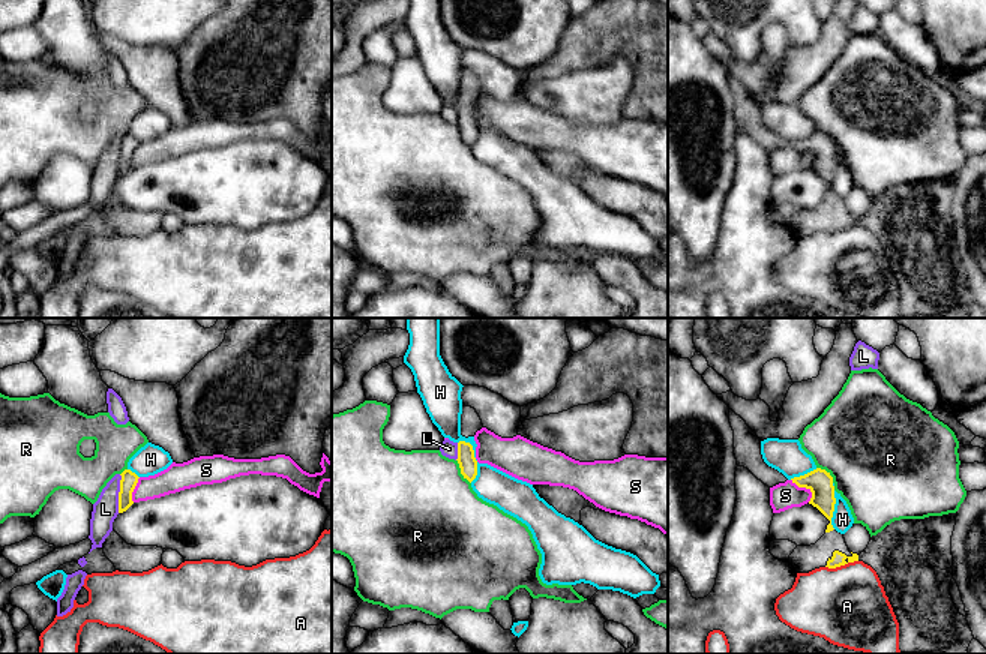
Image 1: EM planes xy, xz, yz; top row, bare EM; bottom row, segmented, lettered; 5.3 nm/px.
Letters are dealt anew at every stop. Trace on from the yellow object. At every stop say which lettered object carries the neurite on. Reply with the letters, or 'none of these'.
none of these

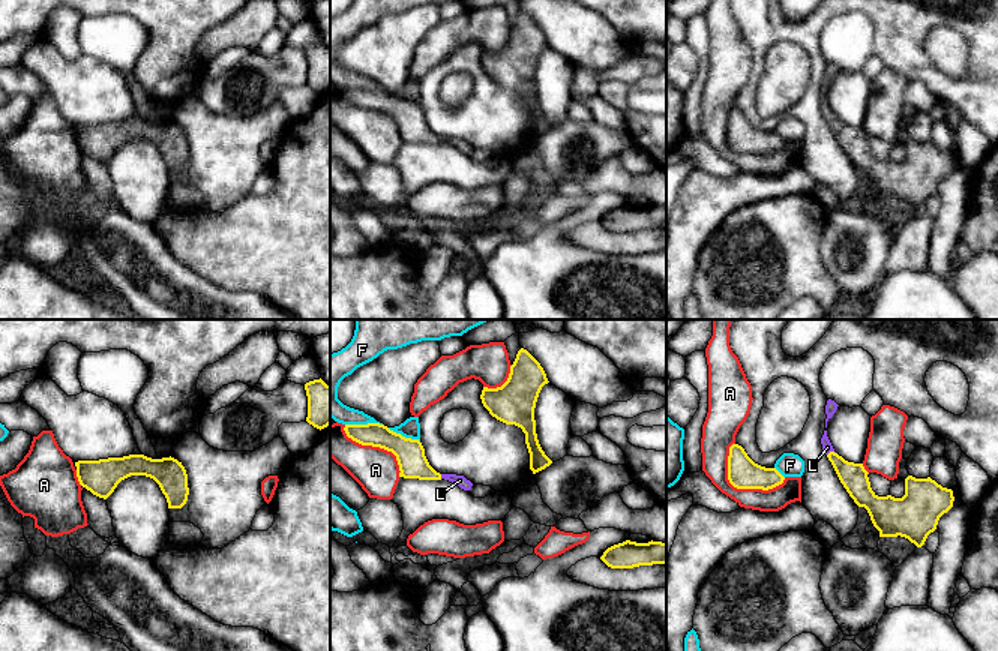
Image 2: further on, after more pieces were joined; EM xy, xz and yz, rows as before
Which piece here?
L

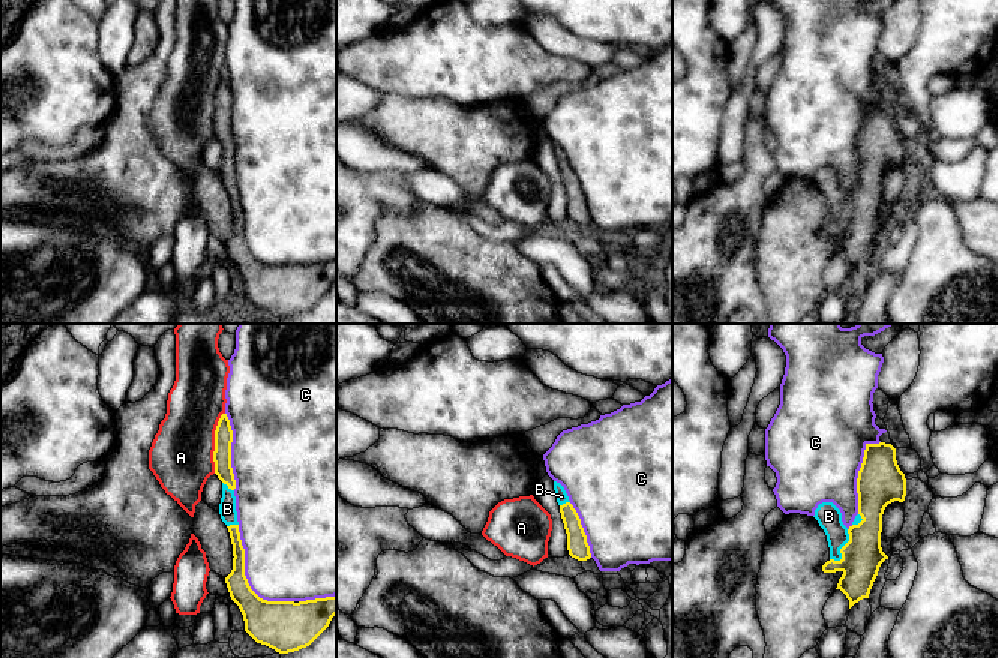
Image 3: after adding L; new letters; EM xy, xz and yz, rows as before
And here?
B

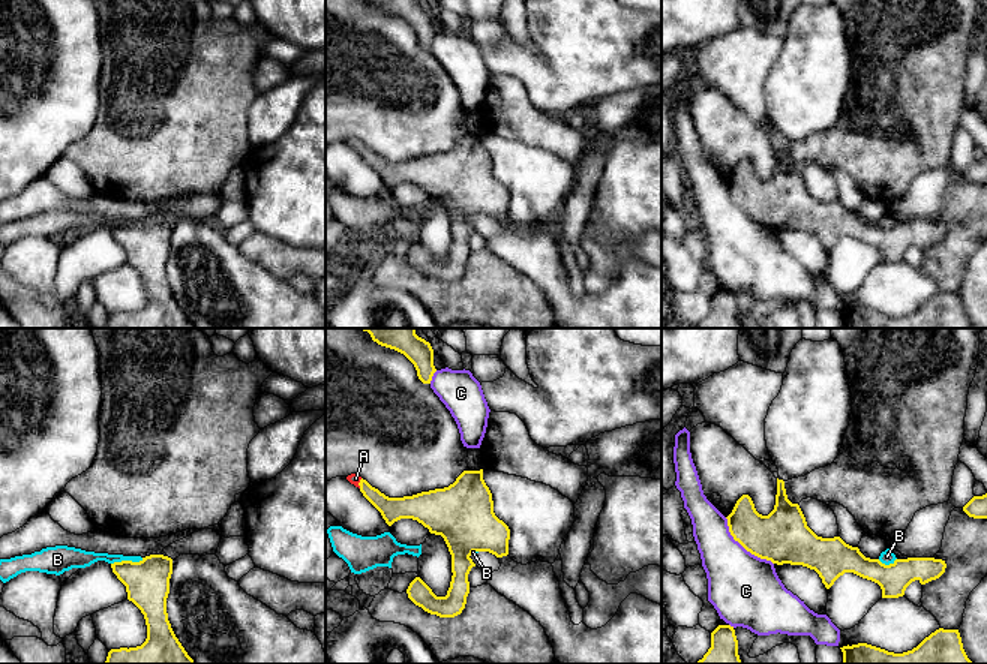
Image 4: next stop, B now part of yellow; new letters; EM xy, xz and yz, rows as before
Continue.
A

